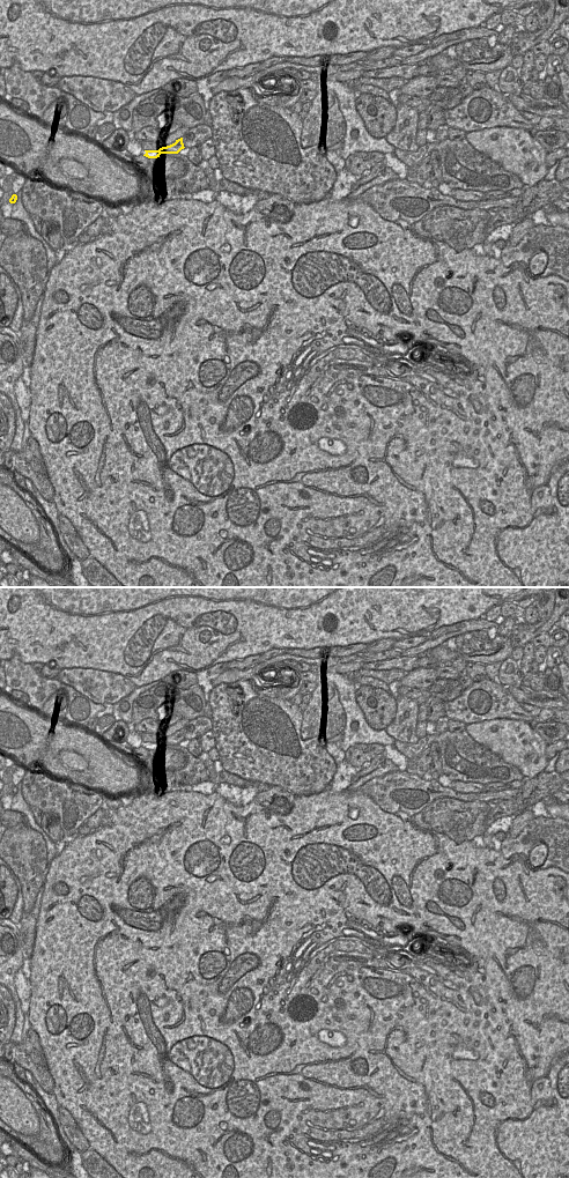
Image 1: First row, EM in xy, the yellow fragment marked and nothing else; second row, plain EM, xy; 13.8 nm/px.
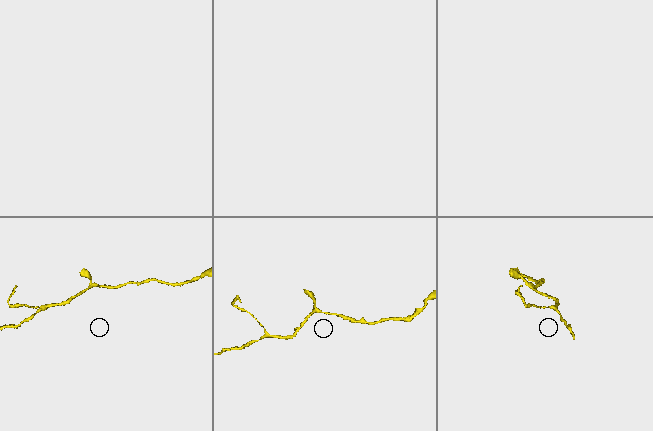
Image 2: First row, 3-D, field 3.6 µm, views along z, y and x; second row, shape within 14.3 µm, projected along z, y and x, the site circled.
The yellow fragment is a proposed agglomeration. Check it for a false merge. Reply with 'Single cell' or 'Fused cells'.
Fused cells

